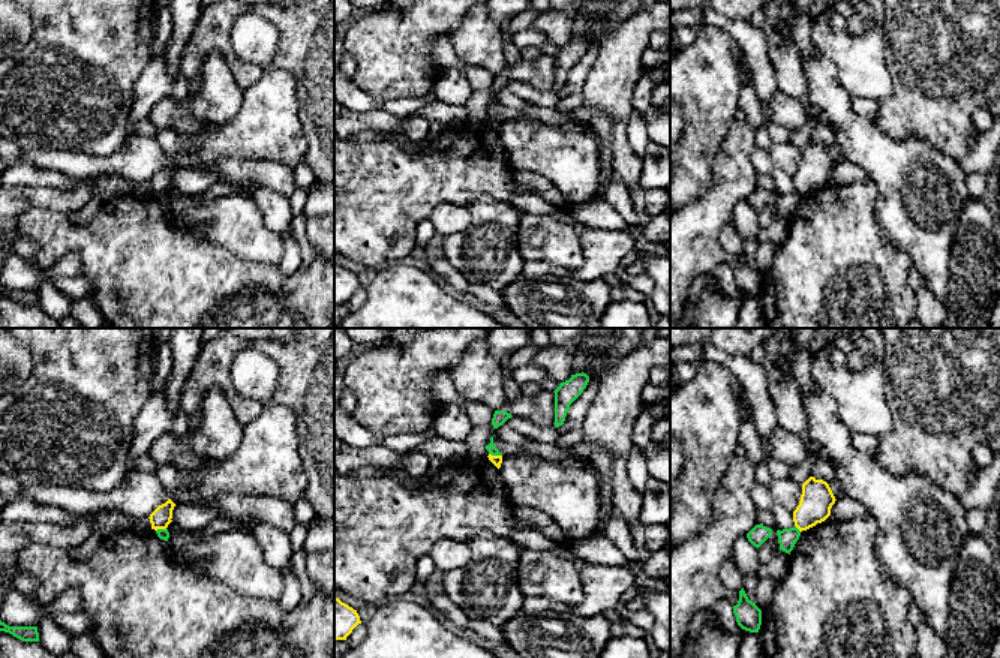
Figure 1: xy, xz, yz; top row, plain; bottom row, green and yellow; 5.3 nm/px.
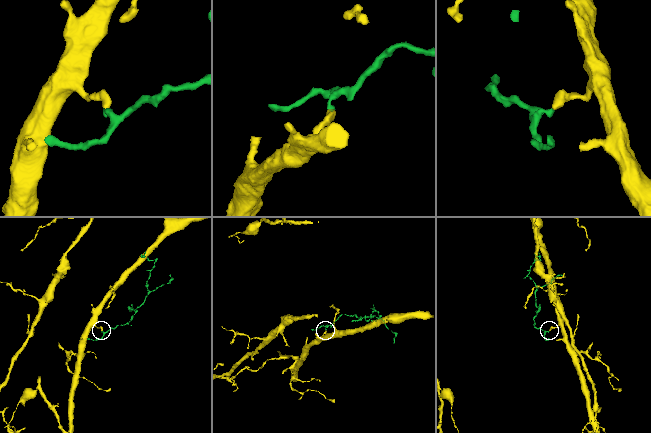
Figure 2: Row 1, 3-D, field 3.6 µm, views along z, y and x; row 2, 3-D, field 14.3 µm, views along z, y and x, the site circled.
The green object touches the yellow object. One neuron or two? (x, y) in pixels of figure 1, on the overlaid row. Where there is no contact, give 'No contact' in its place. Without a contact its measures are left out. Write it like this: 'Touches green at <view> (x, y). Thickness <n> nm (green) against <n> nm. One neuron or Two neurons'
Touches green at yz (796, 528). Thickness 100 nm (green) against 180 nm. Two neurons

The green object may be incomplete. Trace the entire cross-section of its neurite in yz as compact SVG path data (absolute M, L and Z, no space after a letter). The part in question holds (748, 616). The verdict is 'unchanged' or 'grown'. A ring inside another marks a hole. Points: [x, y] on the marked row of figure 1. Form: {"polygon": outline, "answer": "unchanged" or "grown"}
{"polygon": "M744 588L739 591L739 601L733 606L738 625L750 633L759 633L762 625L762 610L748 600Z", "answer": "unchanged"}

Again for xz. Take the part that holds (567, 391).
{"polygon": "M576 373L565 382L561 382L555 393L555 427L564 424L570 405L583 393L589 382L586 373Z", "answer": "unchanged"}

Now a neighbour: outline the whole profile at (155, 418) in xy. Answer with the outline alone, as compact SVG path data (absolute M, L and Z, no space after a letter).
M168 381L148 397L133 421L133 441L127 451L130 462L147 454L153 442L165 435L174 423L175 415L168 406L166 387Z

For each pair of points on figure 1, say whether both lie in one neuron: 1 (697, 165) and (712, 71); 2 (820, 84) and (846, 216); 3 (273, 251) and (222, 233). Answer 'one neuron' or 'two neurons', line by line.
1: one neuron
2: two neurons
3: one neuron

